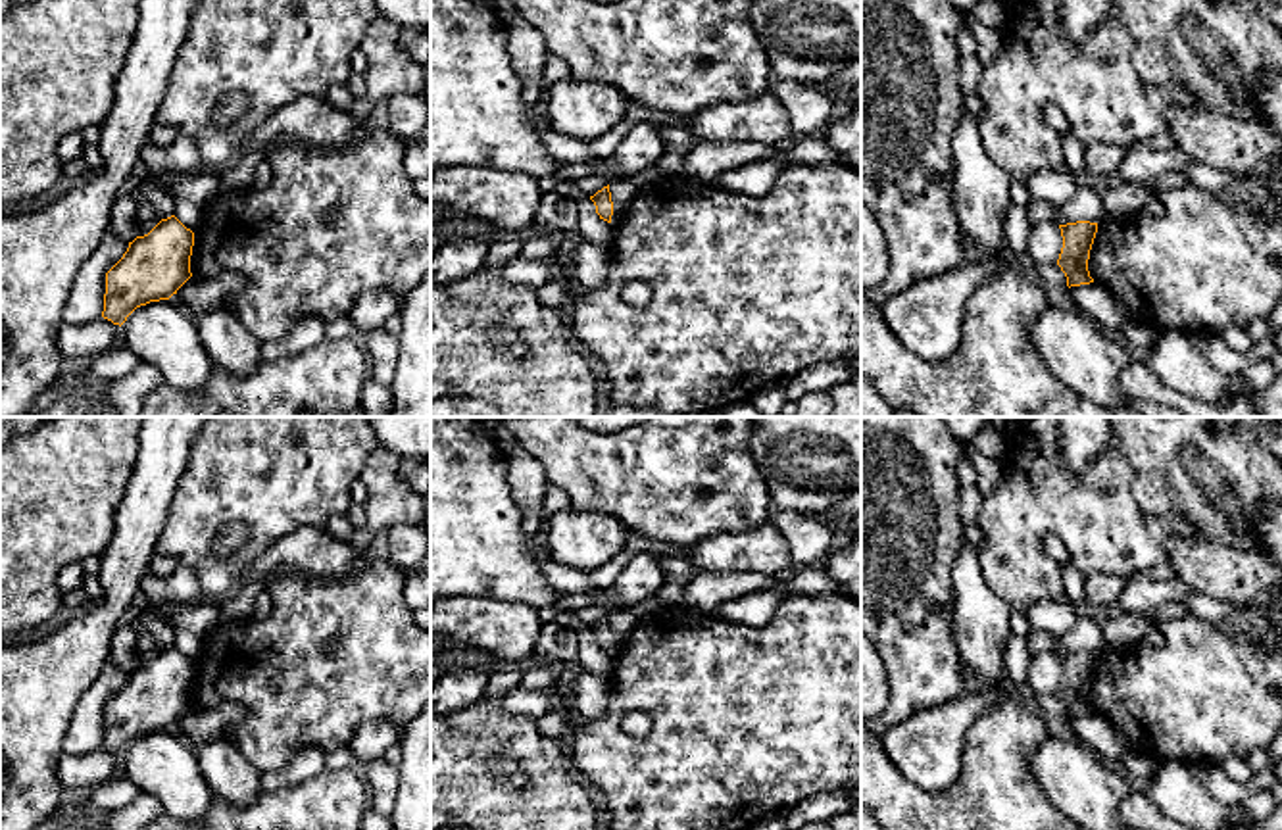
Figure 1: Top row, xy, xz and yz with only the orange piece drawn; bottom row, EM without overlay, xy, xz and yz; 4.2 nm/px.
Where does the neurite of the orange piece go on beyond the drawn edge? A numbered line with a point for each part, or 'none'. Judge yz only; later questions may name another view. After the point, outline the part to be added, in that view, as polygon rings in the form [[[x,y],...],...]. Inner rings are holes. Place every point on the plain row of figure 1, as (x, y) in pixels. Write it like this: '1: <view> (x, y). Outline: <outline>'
none

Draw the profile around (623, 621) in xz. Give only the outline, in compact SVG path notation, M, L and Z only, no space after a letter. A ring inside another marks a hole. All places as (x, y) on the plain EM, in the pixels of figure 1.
M623 607L609 615L611 632L613 632L611 655L619 653L621 647L629 642L629 636L634 628L636 621L638 619L630 607Z

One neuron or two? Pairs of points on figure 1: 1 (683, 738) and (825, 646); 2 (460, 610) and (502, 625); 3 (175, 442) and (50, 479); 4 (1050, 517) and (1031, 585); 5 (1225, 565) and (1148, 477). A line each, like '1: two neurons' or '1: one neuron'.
1: one neuron
2: one neuron
3: two neurons
4: one neuron
5: one neuron

